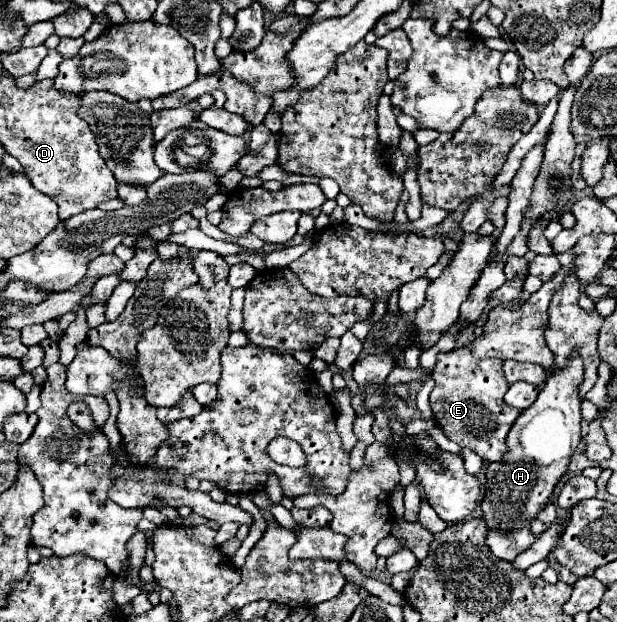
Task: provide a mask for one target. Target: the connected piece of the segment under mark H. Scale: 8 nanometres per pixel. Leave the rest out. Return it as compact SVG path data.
M573 355L571 361L545 381L535 403L521 411L517 423L507 435L509 451L501 461L487 467L487 489L481 501L487 523L487 547L503 561L515 561L519 553L535 543L531 521L547 505L557 481L567 471L581 439L581 397L577 385L583 381L583 361Z

